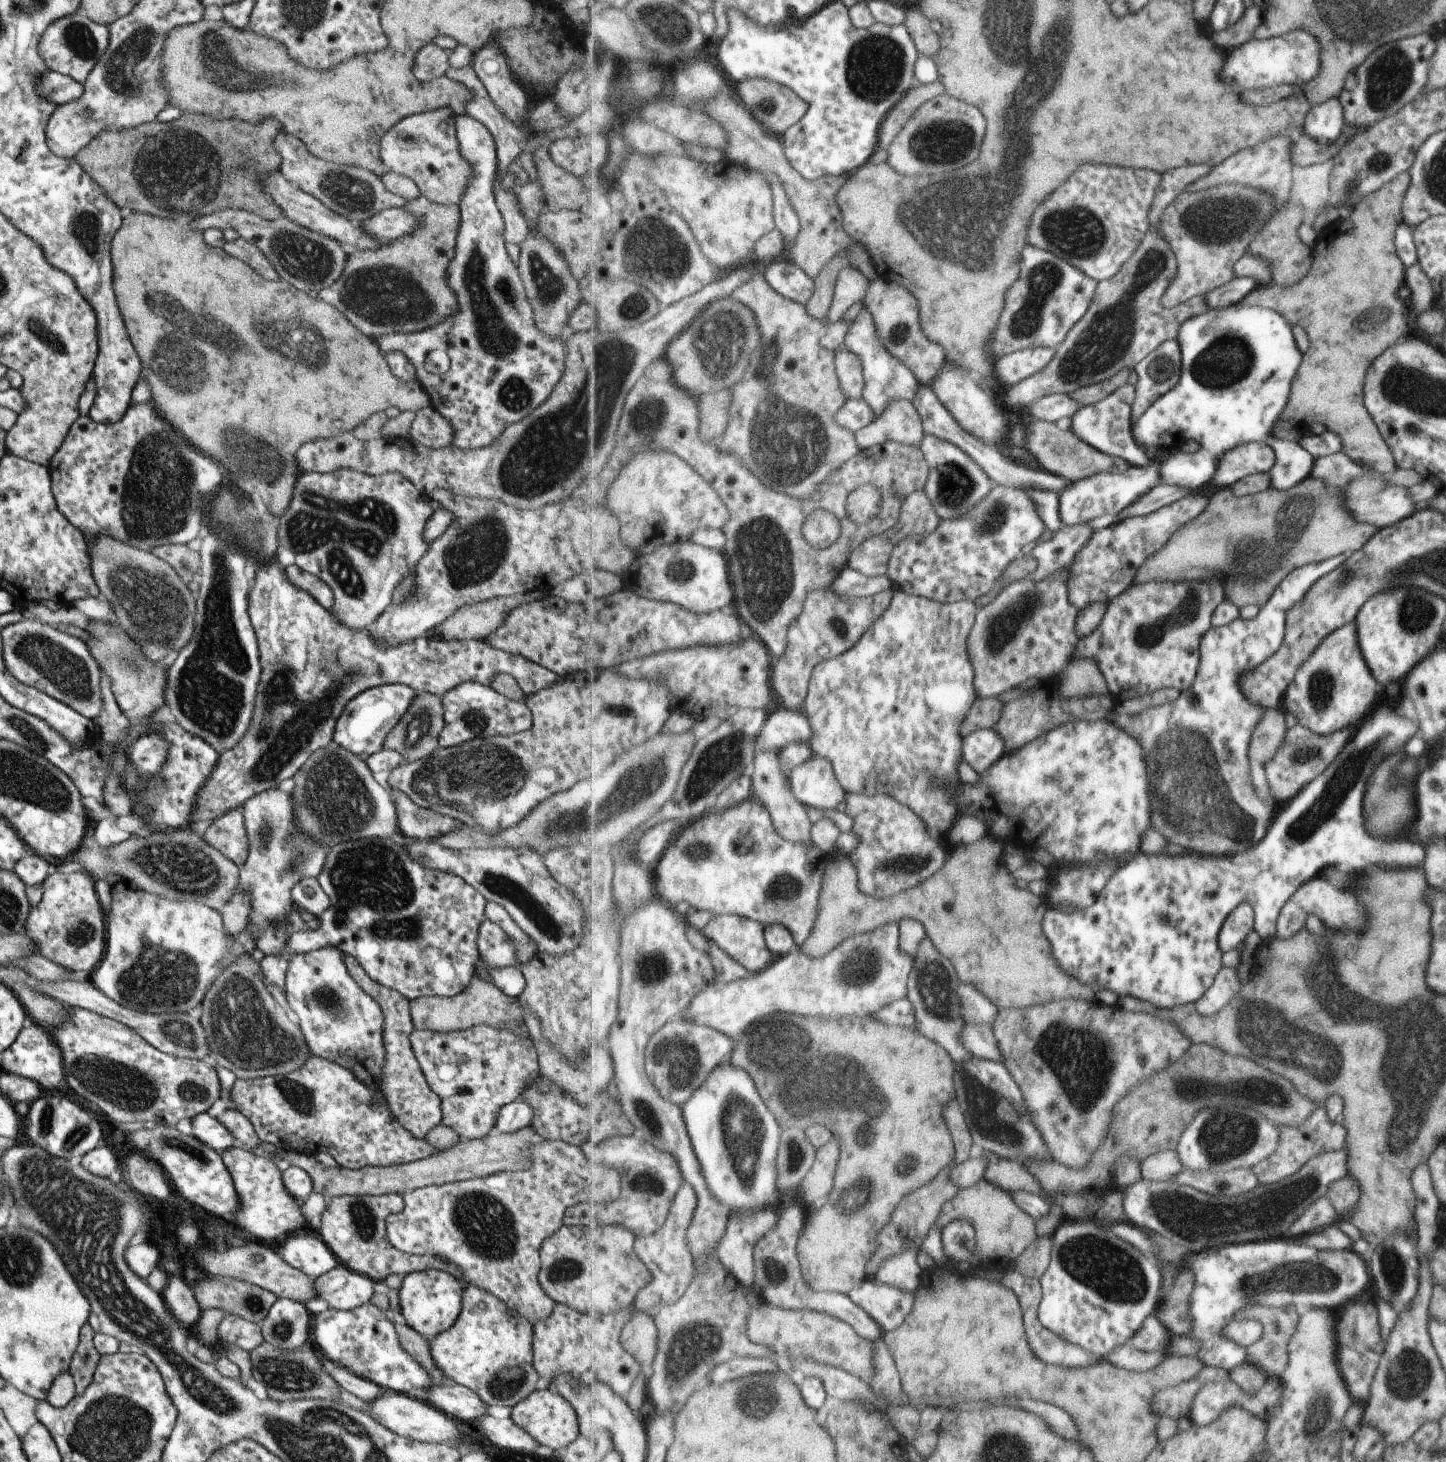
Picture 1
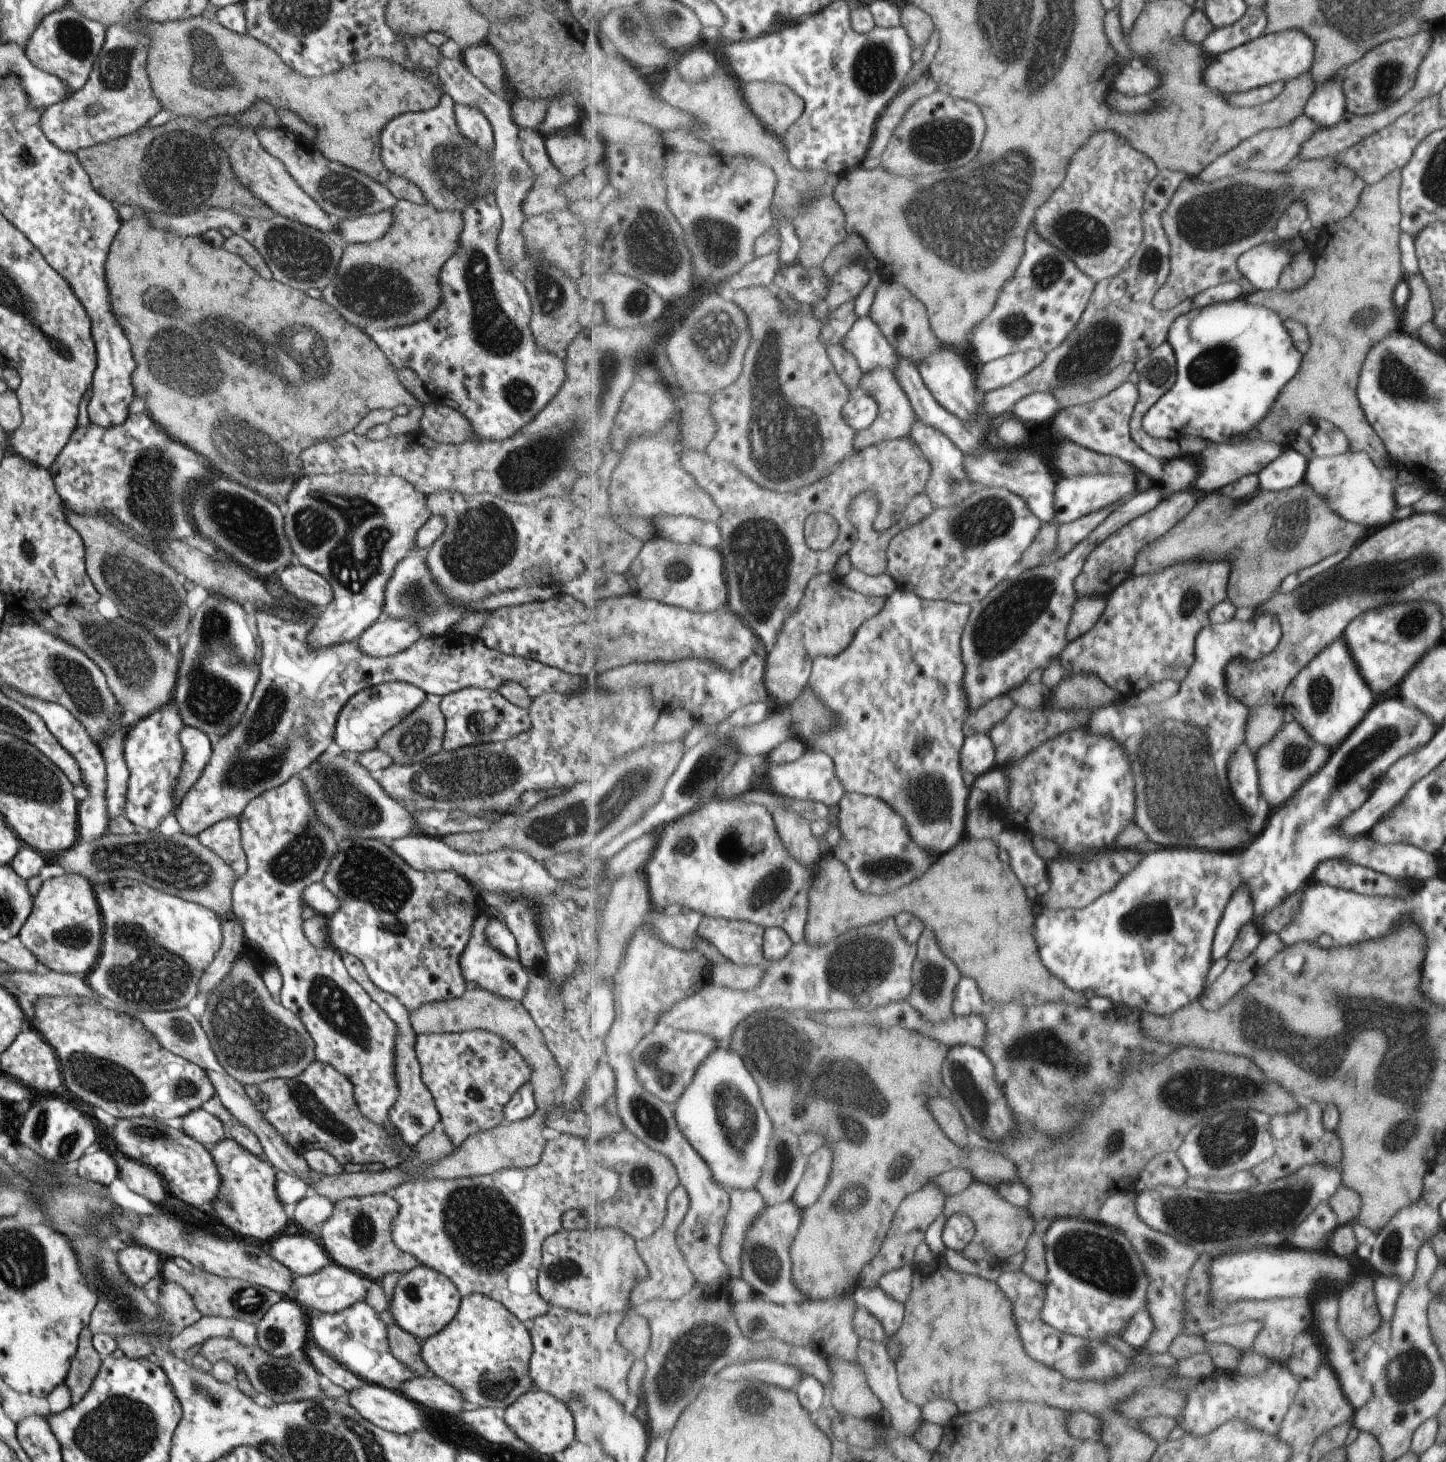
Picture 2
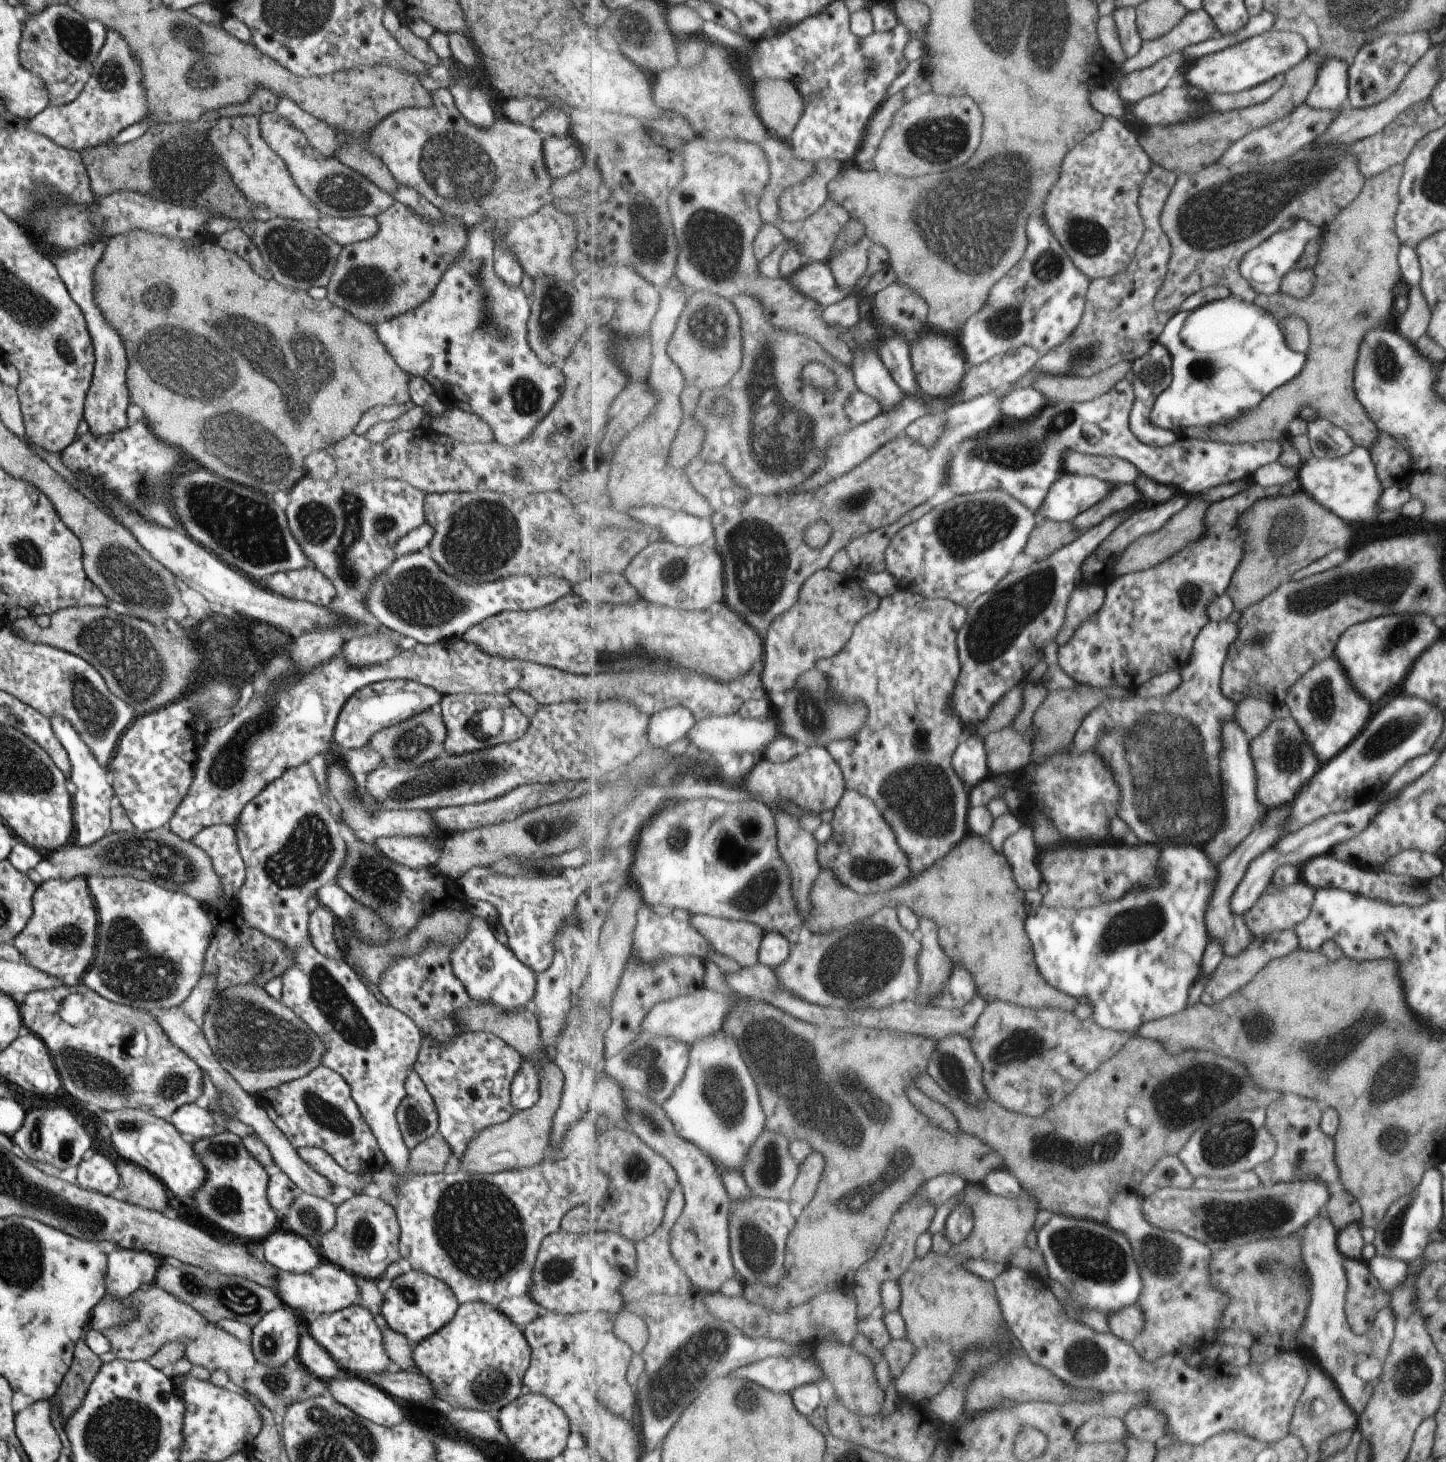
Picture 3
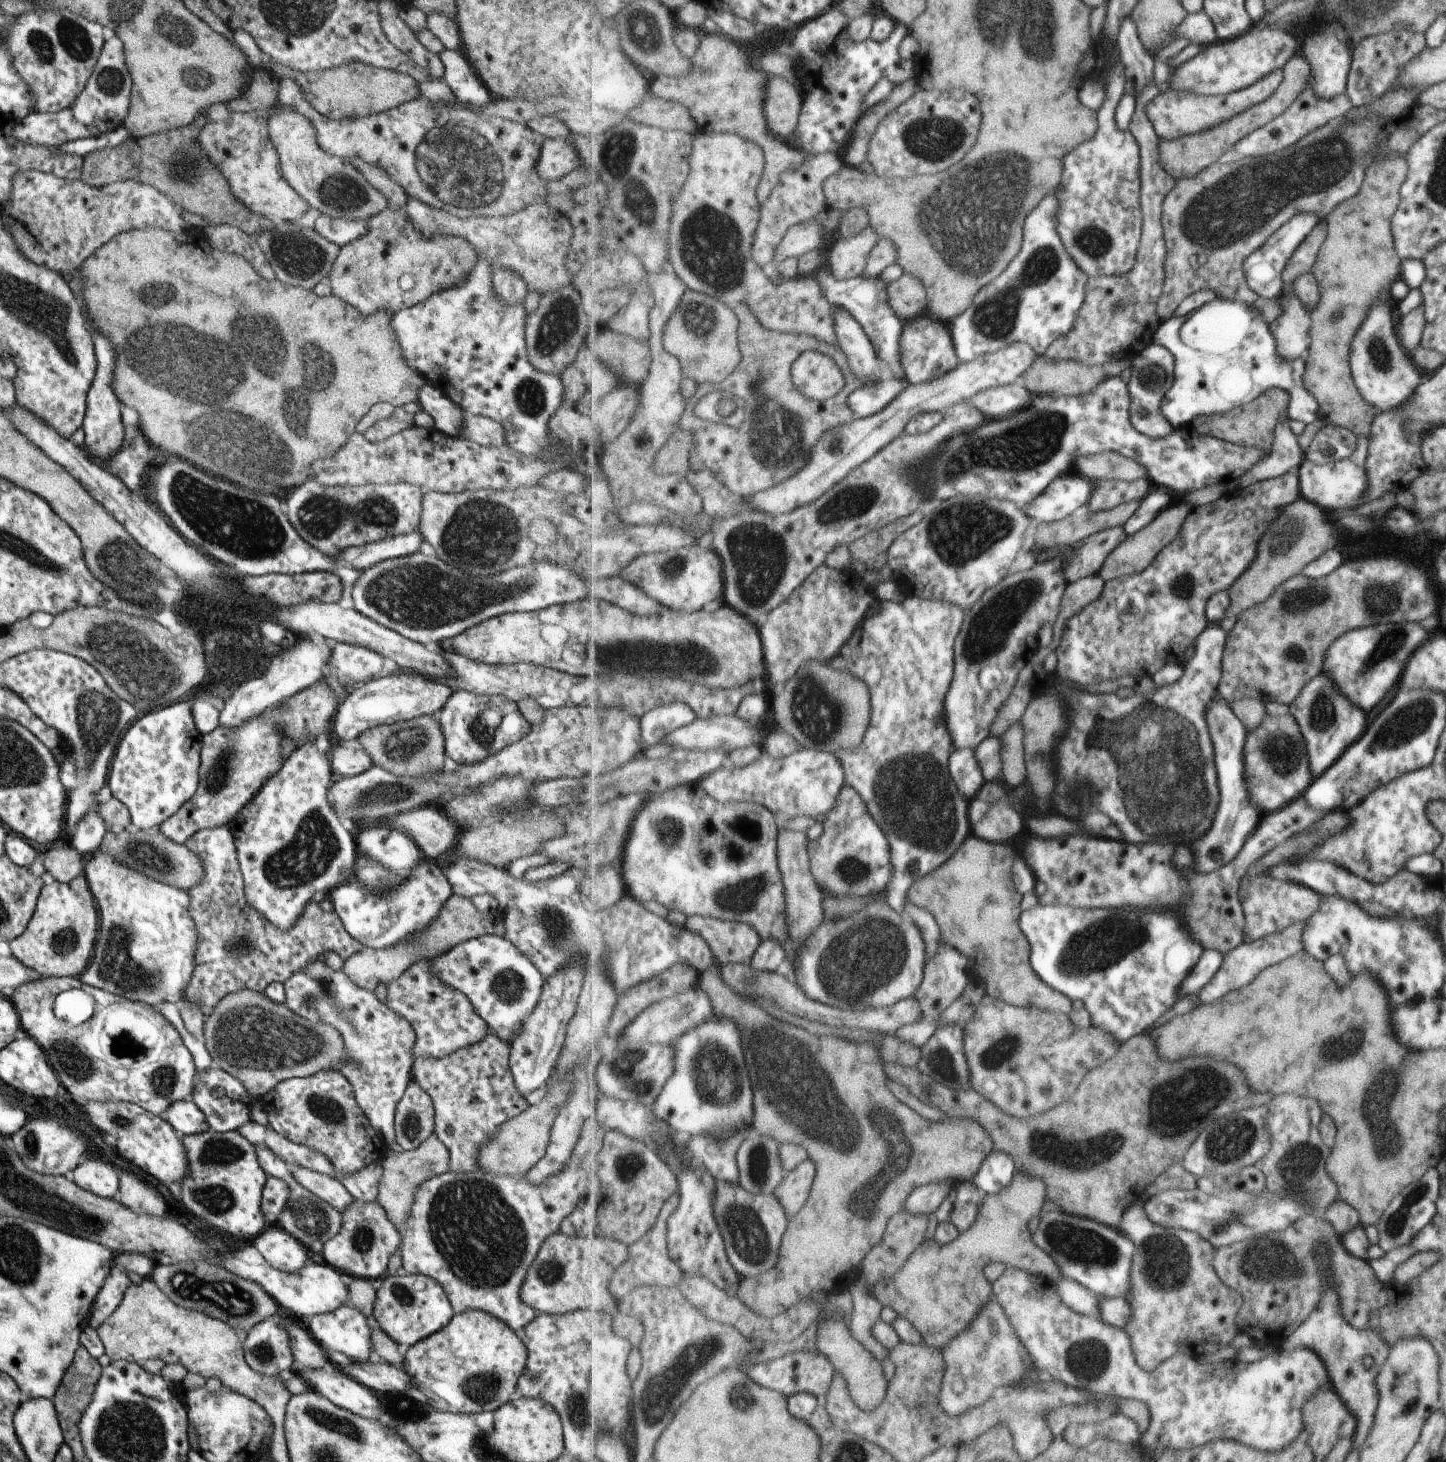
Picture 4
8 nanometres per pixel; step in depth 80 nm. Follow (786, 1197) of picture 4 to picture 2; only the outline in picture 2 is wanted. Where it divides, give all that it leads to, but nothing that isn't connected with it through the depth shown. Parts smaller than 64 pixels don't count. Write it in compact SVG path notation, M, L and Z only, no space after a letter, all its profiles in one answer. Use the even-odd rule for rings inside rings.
M821 1148L809 1158L807 1172L798 1184L793 1195L793 1202L800 1210L808 1209L817 1203L826 1190L827 1182L831 1182L831 1166L833 1166L834 1154L830 1148Z

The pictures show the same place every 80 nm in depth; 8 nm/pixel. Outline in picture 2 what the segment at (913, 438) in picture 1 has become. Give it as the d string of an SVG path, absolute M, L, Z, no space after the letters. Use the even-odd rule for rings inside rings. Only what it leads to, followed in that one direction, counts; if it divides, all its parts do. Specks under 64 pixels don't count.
M879 367L878 370L863 371L860 392L865 392L875 397L880 409L875 422L873 422L869 428L857 432L854 438L854 446L857 449L866 449L868 446L876 445L887 438L900 439L903 437L910 437L911 429L914 427L915 421L919 418L916 416L910 398L903 390L898 378L891 369Z

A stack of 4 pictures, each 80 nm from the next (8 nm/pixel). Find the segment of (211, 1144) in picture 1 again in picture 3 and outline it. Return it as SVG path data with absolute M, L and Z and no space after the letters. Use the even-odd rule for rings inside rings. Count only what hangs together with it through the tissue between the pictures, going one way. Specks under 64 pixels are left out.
M194 1103L179 1105L168 1121L181 1138L190 1143L219 1131L212 1114L207 1109L197 1107Z

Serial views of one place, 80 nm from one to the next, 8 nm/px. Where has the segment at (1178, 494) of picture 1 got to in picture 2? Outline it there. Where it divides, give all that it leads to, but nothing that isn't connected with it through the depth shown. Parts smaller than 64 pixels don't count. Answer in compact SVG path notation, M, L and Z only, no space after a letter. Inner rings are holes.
M1155 483L1145 492L1137 492L1129 497L1129 500L1117 510L1114 510L1085 540L1082 540L1069 554L1062 557L1054 557L1043 565L1024 570L1016 577L1005 578L983 600L971 604L970 622L962 634L962 653L966 664L965 690L969 694L969 712L978 712L984 705L989 704L998 696L1006 695L1009 690L1021 686L1029 678L1029 674L1035 668L1042 669L1049 666L1051 658L1059 660L1063 650L1069 644L1069 628L1073 619L1074 604L1078 600L1075 583L1082 574L1087 557L1103 544L1111 534L1121 530L1126 524L1135 520L1138 516L1146 515L1157 508L1167 496L1165 489L1159 483Z

